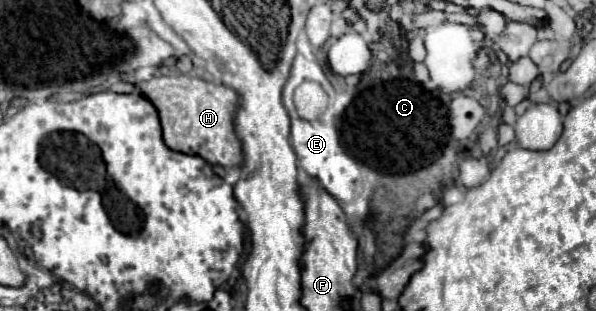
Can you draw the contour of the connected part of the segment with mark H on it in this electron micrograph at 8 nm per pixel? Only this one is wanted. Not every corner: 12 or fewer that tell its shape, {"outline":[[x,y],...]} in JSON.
{"outline":[[186,74],[138,88],[168,148],[242,164],[232,88]]}

